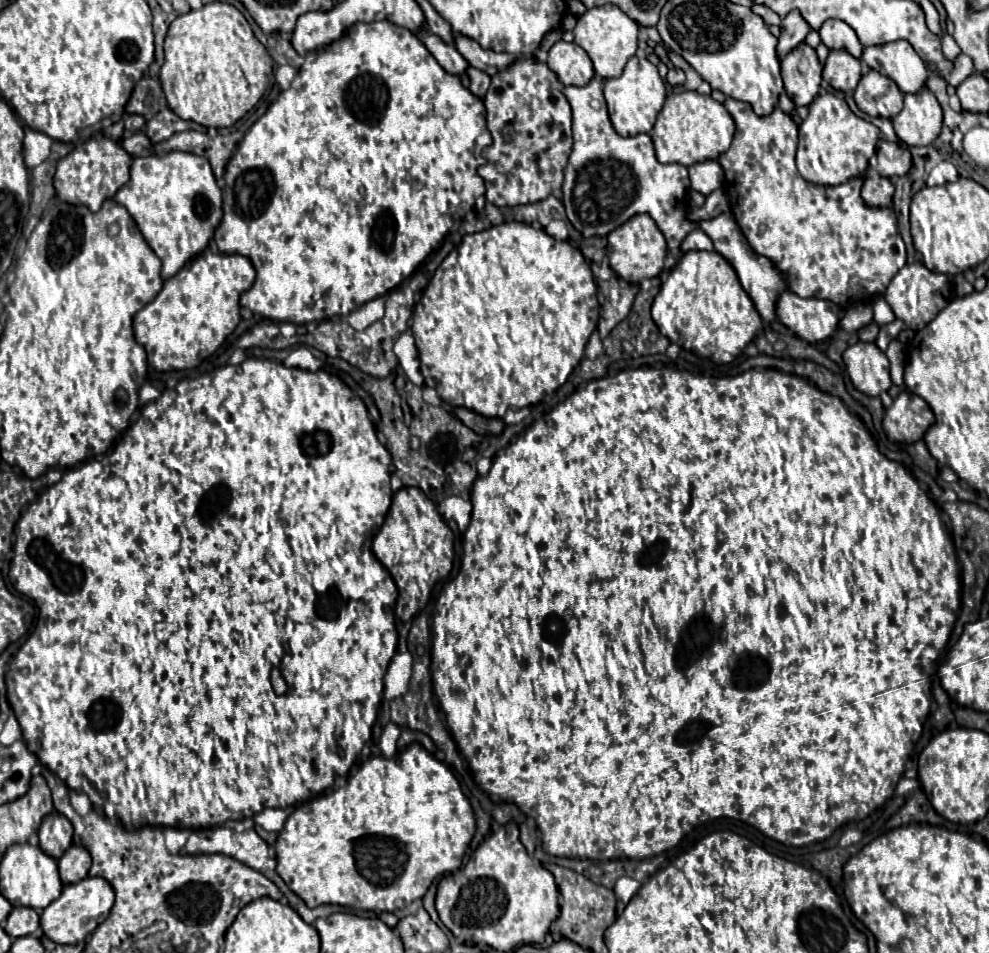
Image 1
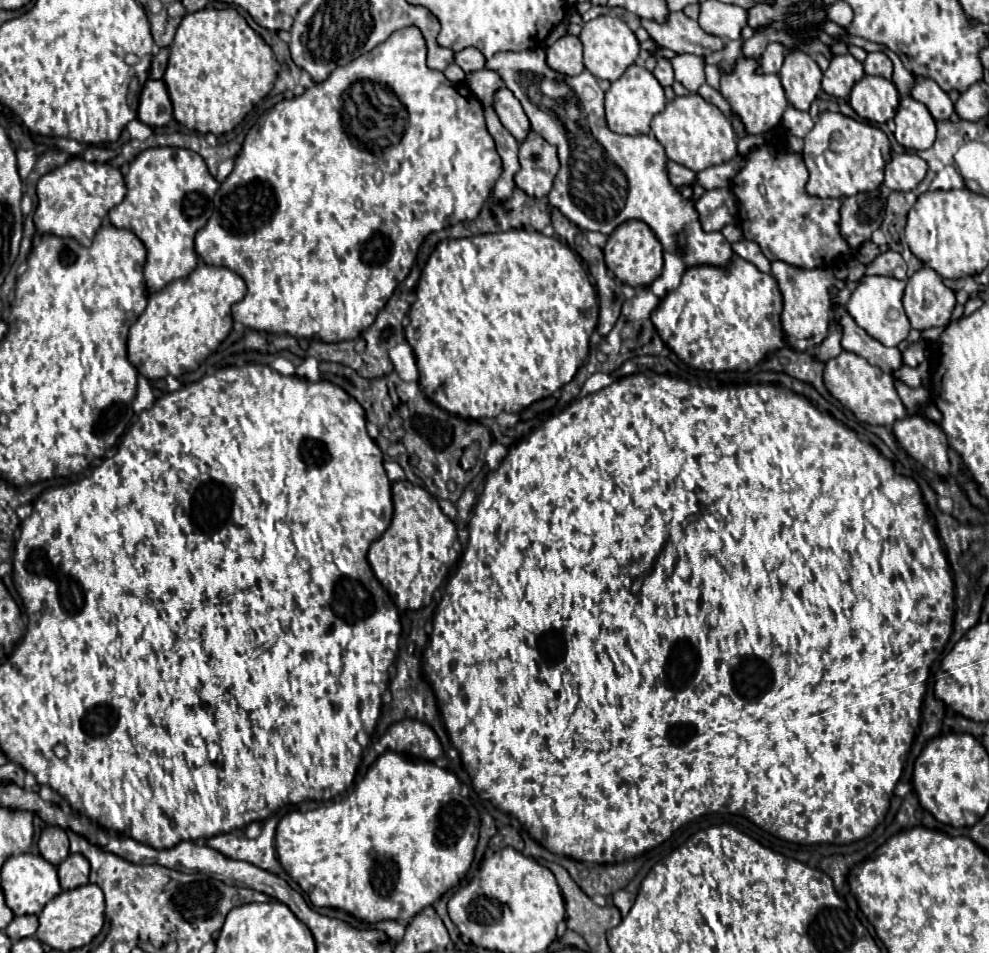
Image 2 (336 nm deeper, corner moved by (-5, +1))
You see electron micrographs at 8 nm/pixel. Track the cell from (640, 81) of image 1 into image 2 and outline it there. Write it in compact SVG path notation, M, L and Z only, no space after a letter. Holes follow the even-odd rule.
M639 65L627 67L627 71L611 83L609 91L605 93L605 115L609 129L621 135L639 135L649 133L649 123L653 115L661 113L665 109L665 95L659 81L653 77L651 71Z

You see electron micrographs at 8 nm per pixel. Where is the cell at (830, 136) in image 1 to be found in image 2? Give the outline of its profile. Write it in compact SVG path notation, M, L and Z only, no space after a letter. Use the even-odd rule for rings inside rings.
M825 111L819 115L819 121L805 135L803 141L803 159L809 169L809 181L805 185L805 191L809 195L821 199L843 199L857 193L875 191L883 183L883 169L889 161L891 147L887 135L881 129L869 123L849 119L841 113Z

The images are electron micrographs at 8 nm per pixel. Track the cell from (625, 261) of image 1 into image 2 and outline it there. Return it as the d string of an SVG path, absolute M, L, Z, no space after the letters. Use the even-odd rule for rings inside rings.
M627 221L625 225L619 225L609 235L603 253L607 267L615 273L615 277L631 287L649 287L663 269L663 247L657 237L653 237L653 231L647 225L641 225L641 221Z

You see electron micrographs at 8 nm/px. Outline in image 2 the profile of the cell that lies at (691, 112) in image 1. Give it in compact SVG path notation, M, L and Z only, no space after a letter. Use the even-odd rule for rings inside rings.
M697 93L685 95L685 97L675 97L671 103L667 103L665 111L661 111L661 113L657 113L657 117L653 117L651 133L663 145L665 155L671 161L685 165L691 171L703 171L711 165L721 165L725 161L731 161L737 155L739 137L731 125L731 119L725 117L715 105L709 105Z

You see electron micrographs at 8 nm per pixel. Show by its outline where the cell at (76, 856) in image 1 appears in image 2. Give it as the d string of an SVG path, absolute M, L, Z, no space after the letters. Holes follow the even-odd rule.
M71 853L59 867L59 883L63 889L75 889L89 883L89 861L79 855Z

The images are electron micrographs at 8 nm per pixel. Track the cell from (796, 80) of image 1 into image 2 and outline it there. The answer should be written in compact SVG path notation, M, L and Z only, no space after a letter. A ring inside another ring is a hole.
M789 51L779 71L781 85L785 89L789 105L809 111L811 101L821 89L823 73L819 65L803 51Z

